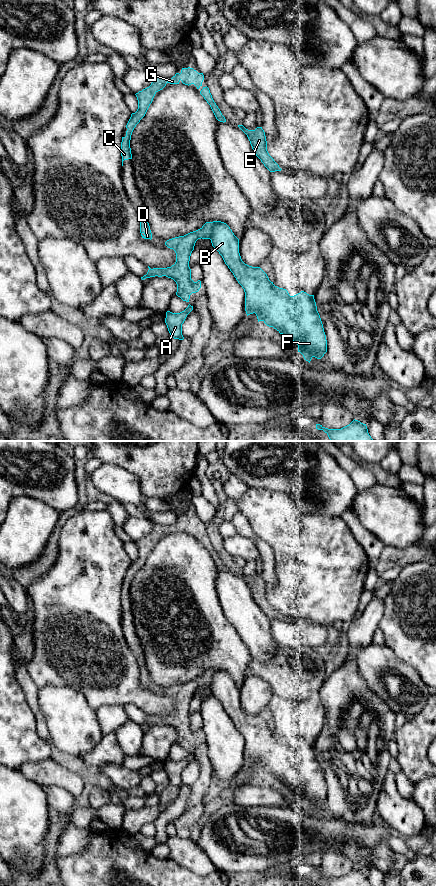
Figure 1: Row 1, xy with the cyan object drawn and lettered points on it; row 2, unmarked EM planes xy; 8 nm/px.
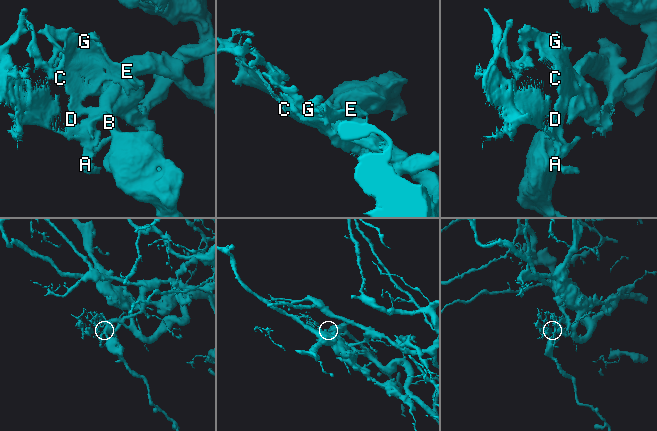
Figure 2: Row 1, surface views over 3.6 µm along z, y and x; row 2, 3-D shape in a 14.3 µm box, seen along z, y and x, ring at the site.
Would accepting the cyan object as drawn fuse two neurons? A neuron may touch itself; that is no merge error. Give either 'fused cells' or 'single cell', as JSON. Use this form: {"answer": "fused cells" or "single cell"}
{"answer": "fused cells"}

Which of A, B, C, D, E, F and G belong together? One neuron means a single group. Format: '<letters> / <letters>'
A B F / C D E G

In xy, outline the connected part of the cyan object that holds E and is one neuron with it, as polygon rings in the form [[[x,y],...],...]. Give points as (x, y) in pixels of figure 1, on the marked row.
[[[238,125],[238,127],[247,135],[254,153],[264,166],[270,172],[281,171],[282,169],[267,151],[266,136],[262,127],[257,127],[255,130],[248,130],[243,125]]]

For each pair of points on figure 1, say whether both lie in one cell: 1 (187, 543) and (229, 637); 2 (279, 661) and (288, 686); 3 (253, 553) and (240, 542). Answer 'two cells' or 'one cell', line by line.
1: one cell
2: one cell
3: one cell

